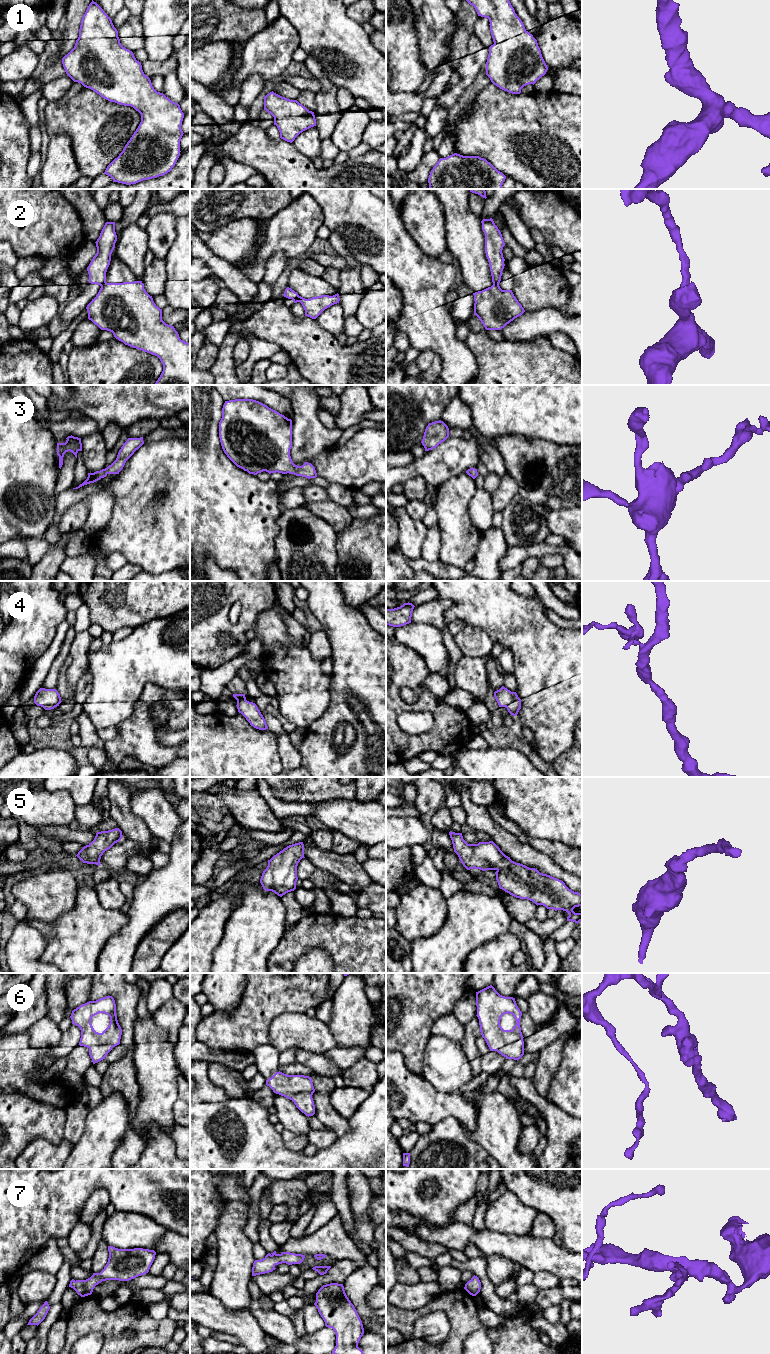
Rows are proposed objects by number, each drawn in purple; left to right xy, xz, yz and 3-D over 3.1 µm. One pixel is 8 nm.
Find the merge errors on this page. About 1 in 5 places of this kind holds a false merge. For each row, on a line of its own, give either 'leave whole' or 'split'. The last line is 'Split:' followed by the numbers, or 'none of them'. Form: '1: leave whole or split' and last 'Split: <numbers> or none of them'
1: leave whole
2: split
3: leave whole
4: leave whole
5: leave whole
6: leave whole
7: leave whole
Split: 2

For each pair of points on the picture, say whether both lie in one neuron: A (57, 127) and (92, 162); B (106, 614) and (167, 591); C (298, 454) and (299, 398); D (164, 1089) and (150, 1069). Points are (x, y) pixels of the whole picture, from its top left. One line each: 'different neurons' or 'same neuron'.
A: same neuron
B: same neuron
C: same neuron
D: same neuron

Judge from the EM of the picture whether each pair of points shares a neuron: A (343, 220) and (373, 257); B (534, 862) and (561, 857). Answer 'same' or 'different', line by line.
A: same
B: different

